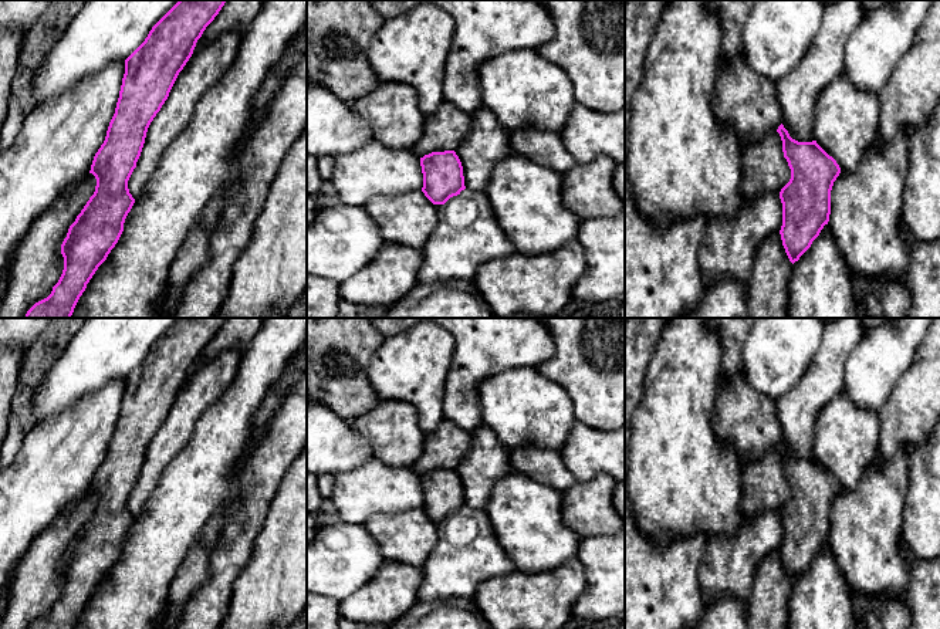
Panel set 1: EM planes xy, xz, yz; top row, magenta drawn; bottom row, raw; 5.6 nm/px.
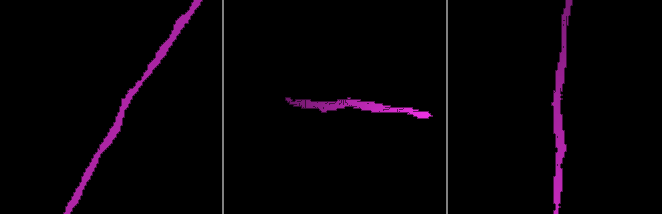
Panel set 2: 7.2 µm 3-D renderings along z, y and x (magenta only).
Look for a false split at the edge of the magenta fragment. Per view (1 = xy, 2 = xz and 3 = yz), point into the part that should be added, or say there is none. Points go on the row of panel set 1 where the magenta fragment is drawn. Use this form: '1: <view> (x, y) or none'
1: none
2: none
3: none

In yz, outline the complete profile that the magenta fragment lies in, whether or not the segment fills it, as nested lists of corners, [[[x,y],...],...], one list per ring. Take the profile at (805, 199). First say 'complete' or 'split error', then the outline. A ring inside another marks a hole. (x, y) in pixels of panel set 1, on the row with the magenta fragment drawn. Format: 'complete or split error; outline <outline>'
complete; outline [[[782,124],[777,132],[791,169],[791,179],[780,192],[782,203],[780,234],[794,264],[829,221],[831,190],[841,168],[816,141],[798,142],[789,136]]]

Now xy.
complete; outline [[[179,0],[125,60],[125,74],[106,136],[94,156],[97,179],[89,197],[61,244],[64,270],[51,294],[24,318],[71,318],[87,284],[118,243],[135,199],[128,180],[146,132],[197,40],[227,0]]]

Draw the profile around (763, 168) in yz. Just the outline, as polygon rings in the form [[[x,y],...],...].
[[[777,131],[740,149],[740,175],[743,195],[748,199],[780,193],[789,182],[791,169],[784,158],[782,141]]]

